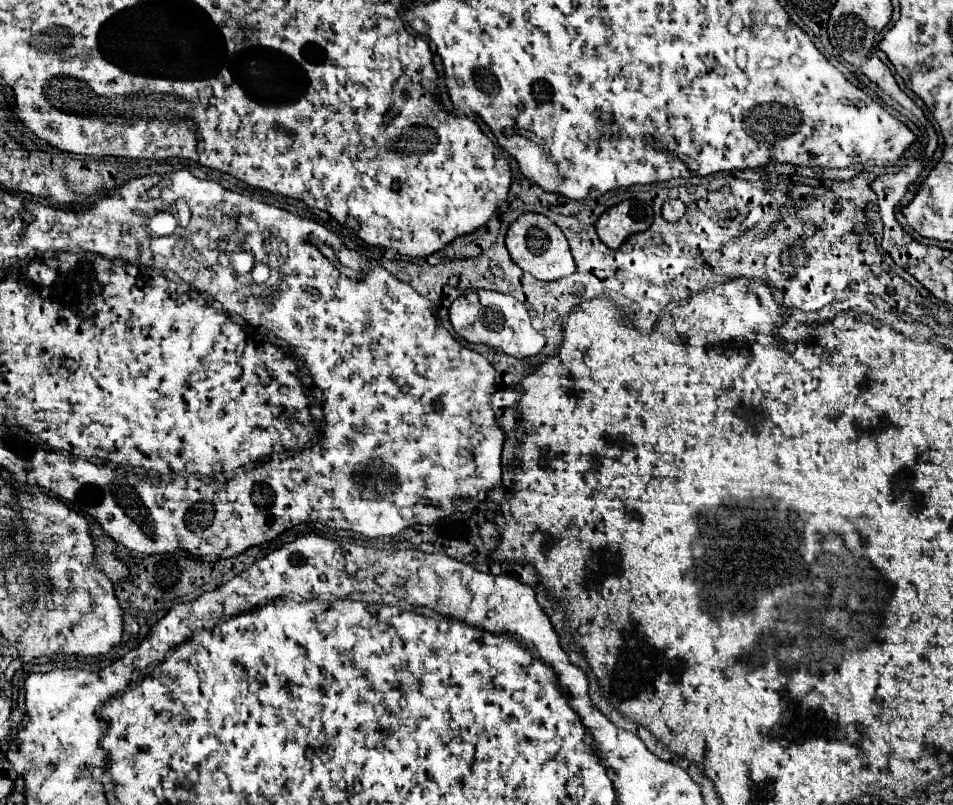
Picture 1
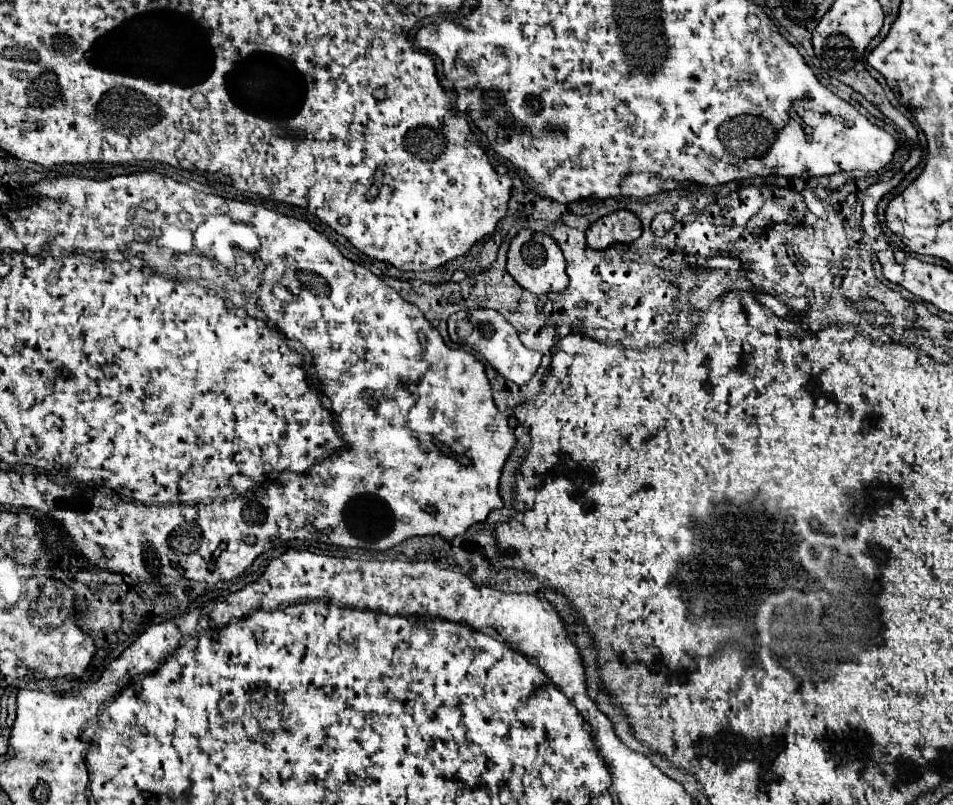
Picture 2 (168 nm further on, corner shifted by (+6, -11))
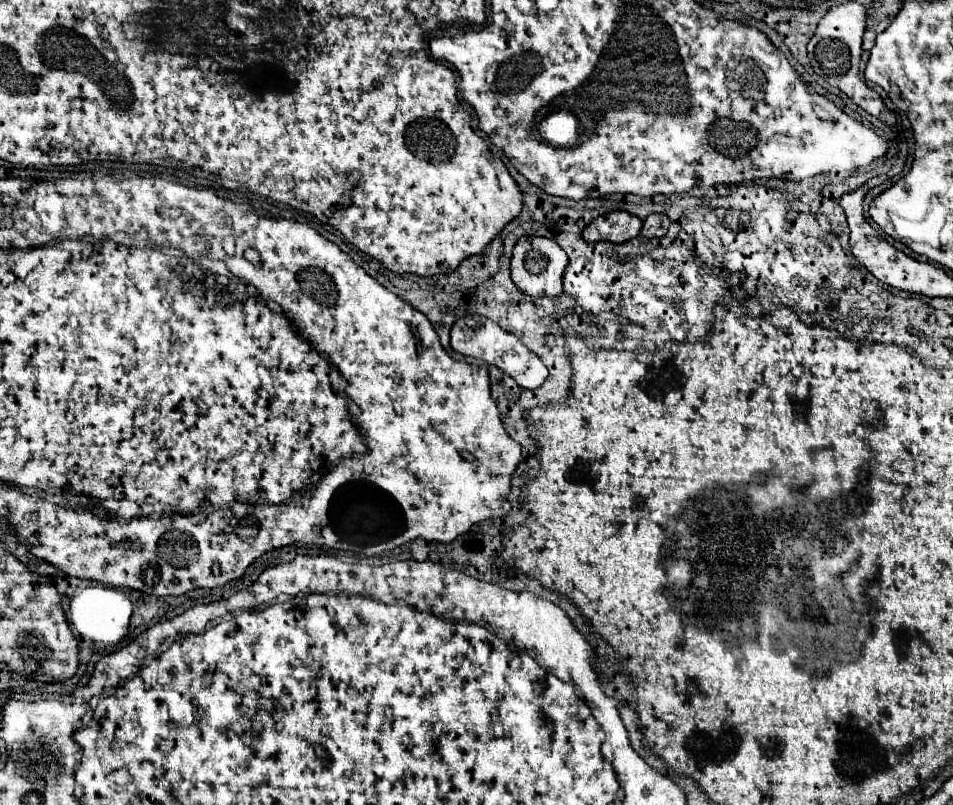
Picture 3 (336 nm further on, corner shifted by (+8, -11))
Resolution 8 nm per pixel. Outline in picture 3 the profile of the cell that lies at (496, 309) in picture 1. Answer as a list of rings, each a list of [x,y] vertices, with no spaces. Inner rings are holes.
[[[466,315],[466,317],[456,319],[456,323],[452,325],[450,347],[454,351],[462,353],[462,355],[470,355],[470,357],[482,359],[482,361],[486,361],[490,365],[496,365],[500,371],[504,371],[506,375],[510,375],[524,389],[536,389],[548,377],[548,369],[540,361],[540,357],[534,355],[518,337],[514,337],[508,331],[504,331],[502,327],[498,327],[496,323],[492,323],[488,317]]]

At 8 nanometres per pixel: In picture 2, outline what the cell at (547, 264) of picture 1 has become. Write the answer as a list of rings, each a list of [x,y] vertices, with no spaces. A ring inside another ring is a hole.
[[[522,229],[510,243],[506,267],[508,267],[508,273],[514,277],[514,281],[520,287],[528,289],[530,293],[552,293],[552,291],[564,291],[568,287],[566,259],[562,255],[562,249],[552,237],[544,233]]]

